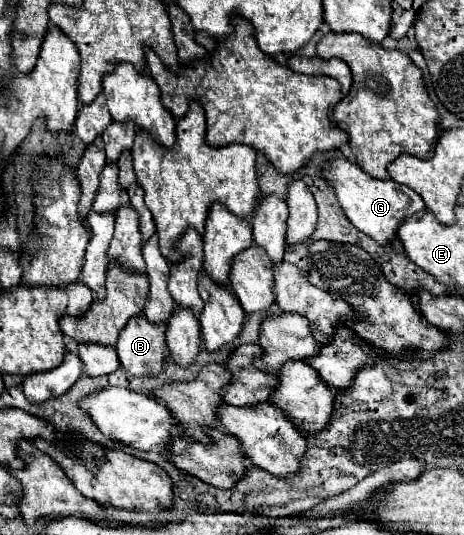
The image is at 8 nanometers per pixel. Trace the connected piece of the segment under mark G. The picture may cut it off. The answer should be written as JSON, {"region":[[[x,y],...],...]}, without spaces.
{"region":[[[336,159],[324,165],[324,177],[334,187],[336,197],[350,223],[370,235],[378,245],[390,245],[396,239],[396,231],[406,221],[406,217],[426,209],[424,201],[410,187],[394,183],[392,179],[378,181],[366,175],[356,163],[350,163],[348,159]]]}

